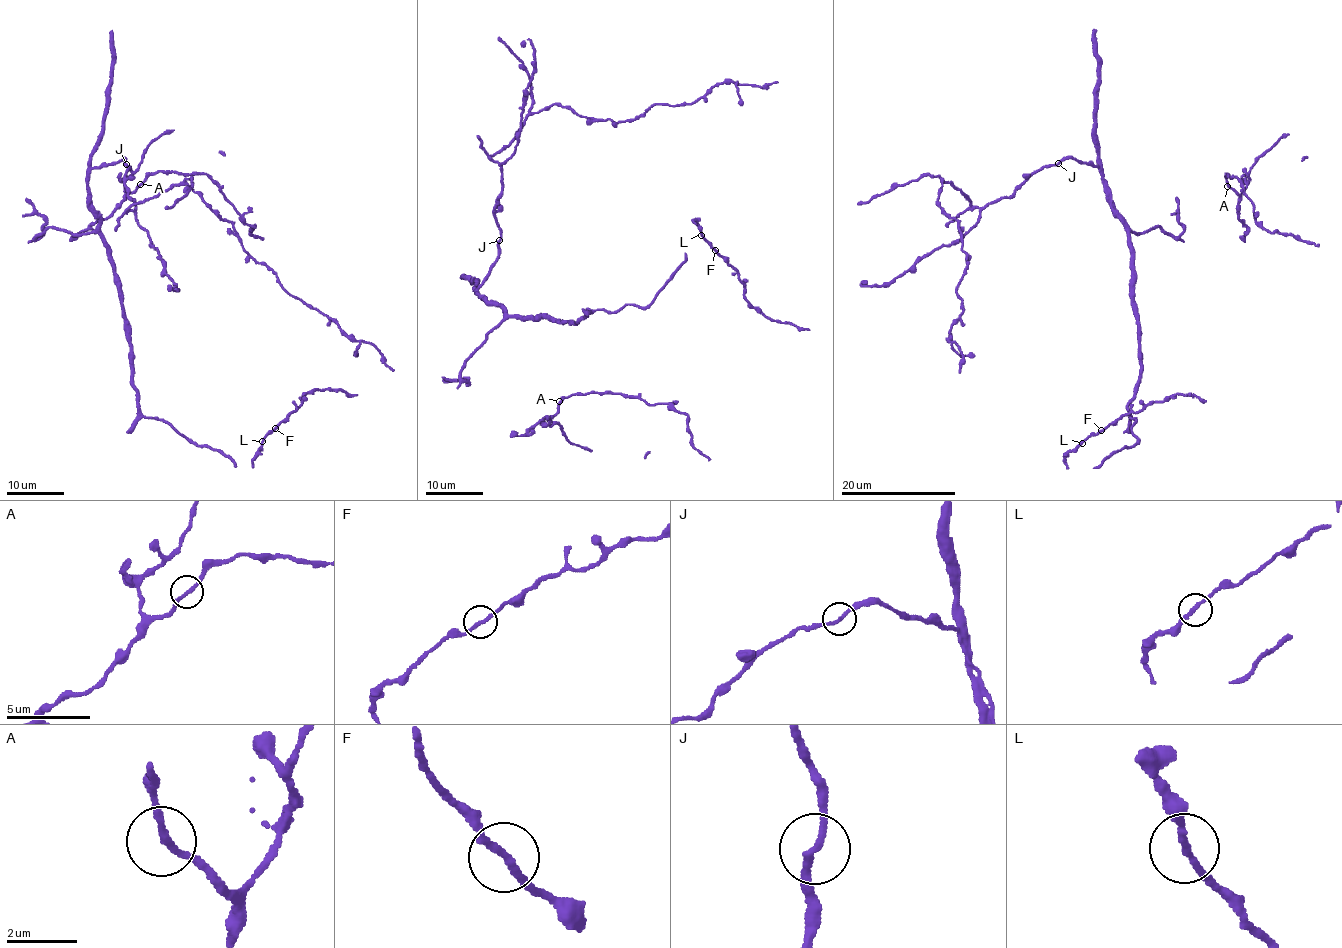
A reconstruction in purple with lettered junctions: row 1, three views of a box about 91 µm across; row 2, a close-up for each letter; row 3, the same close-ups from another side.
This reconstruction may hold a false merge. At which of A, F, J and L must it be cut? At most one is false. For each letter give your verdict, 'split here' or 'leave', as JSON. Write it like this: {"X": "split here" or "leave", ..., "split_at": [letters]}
{"A": "leave", "F": "leave", "J": "leave", "L": "leave", "split_at": []}

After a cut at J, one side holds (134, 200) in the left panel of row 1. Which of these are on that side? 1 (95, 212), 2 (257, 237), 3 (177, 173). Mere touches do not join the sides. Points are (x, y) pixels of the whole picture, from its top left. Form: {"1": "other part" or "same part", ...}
{"1": "other part", "2": "other part", "3": "other part"}

